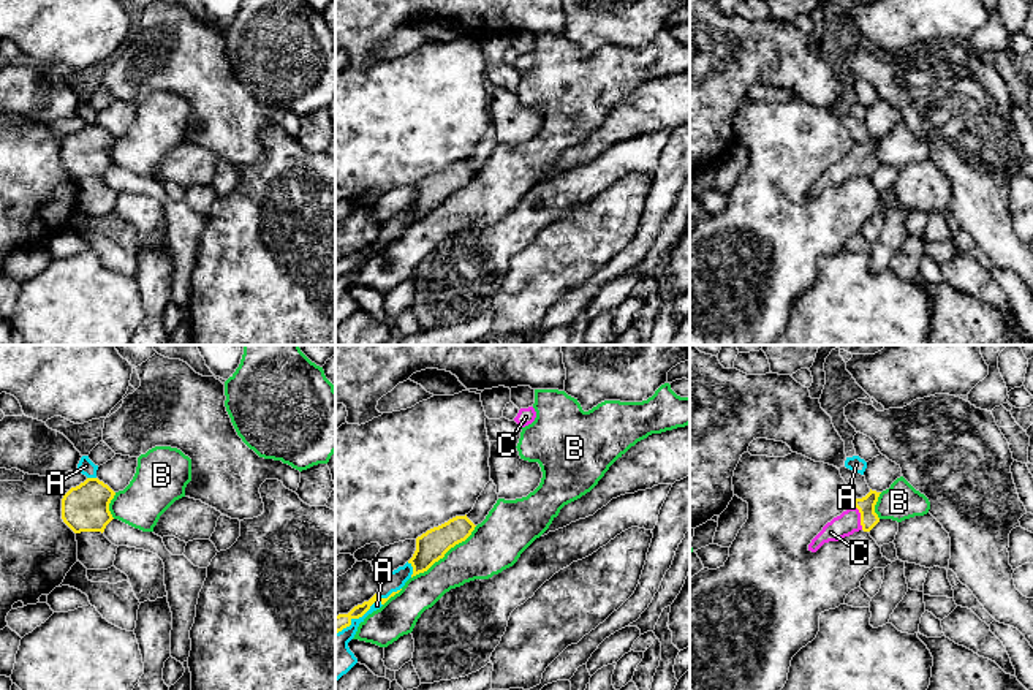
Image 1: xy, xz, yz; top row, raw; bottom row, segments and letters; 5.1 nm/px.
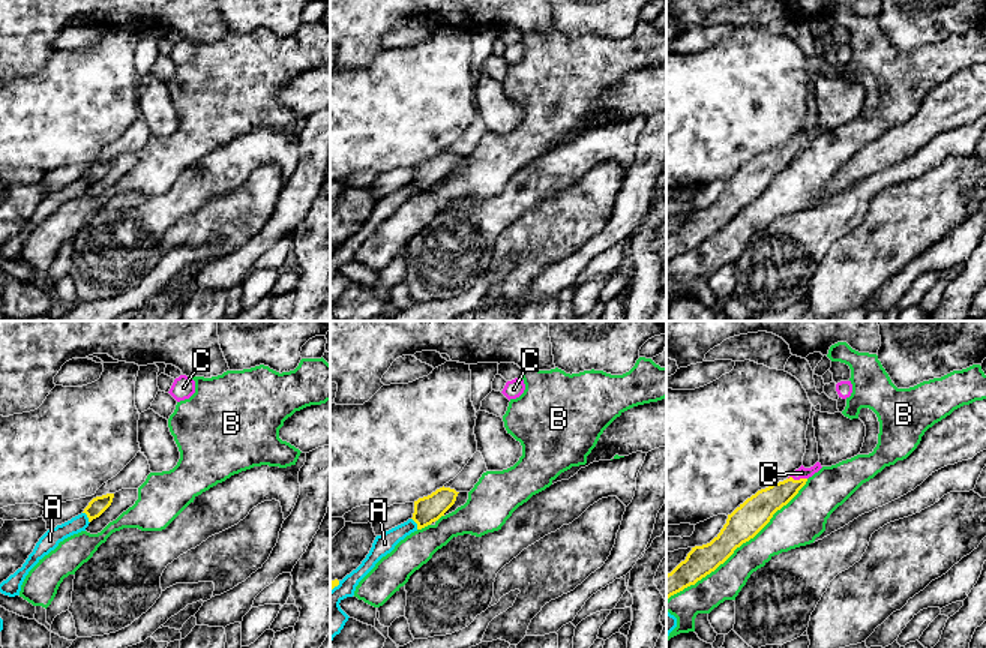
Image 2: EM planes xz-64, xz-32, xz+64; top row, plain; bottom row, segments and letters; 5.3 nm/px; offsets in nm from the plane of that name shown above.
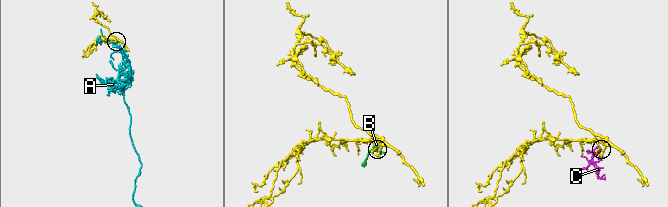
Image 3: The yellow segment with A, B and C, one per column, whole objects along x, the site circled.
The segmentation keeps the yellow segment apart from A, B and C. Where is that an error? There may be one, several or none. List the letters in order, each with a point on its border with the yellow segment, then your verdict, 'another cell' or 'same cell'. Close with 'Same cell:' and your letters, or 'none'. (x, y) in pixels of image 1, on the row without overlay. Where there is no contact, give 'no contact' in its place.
A: meets yellow in xz at (367, 255); another cell
B: meets yellow in xz at (445, 198); another cell
C: meets yellow in yz at (861, 163); same cell
Same cell: C

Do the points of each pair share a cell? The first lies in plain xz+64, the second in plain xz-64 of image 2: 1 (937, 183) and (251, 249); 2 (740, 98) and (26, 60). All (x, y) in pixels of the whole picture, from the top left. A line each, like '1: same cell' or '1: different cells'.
1: different cells
2: different cells

